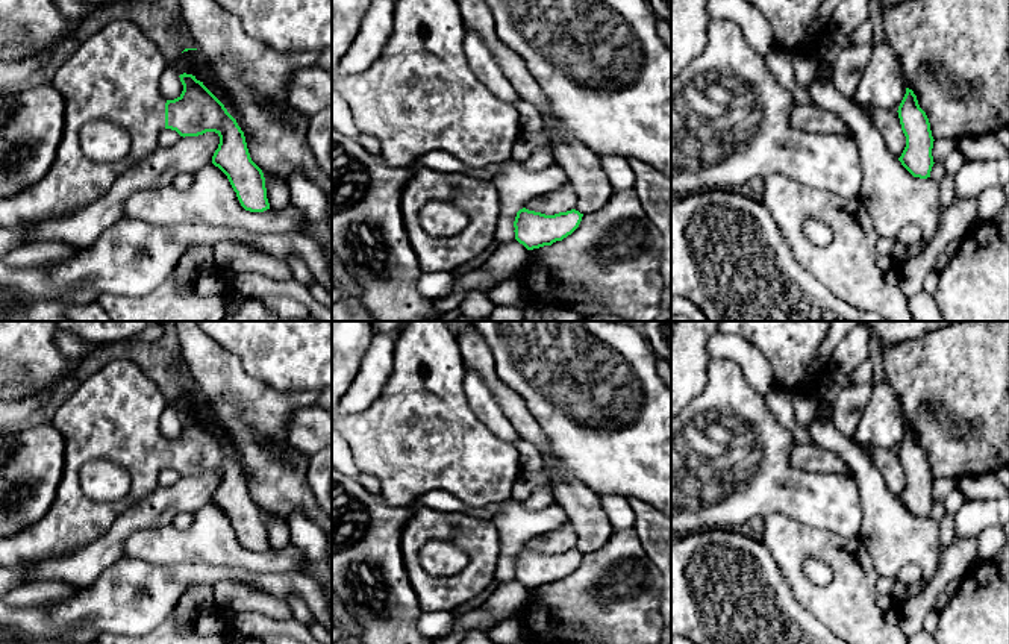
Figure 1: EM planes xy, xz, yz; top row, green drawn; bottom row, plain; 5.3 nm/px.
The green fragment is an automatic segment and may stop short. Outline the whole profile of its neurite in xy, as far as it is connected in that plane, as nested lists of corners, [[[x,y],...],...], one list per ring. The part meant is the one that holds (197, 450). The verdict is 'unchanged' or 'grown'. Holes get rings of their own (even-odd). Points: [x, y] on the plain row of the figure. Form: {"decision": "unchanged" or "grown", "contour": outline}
{"decision": "grown", "contour": [[[114,359],[88,377],[55,412],[52,424],[64,438],[64,474],[48,512],[35,524],[12,536],[0,538],[0,567],[18,565],[71,555],[98,539],[126,511],[144,500],[158,485],[164,468],[180,476],[198,476],[215,471],[220,476],[212,503],[229,518],[241,546],[250,552],[270,549],[265,517],[251,500],[244,471],[224,444],[192,414],[180,414],[182,433],[167,439],[161,430],[167,399],[155,382],[133,361]],[[95,459],[121,465],[130,477],[129,492],[114,503],[98,503],[80,488],[80,468]]]}

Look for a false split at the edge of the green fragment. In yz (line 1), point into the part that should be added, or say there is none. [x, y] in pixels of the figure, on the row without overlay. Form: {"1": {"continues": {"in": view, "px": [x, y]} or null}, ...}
{"1": {"continues": null}}

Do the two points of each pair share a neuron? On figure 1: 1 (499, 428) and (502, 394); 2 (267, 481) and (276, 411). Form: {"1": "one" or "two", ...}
{"1": "two", "2": "one"}

